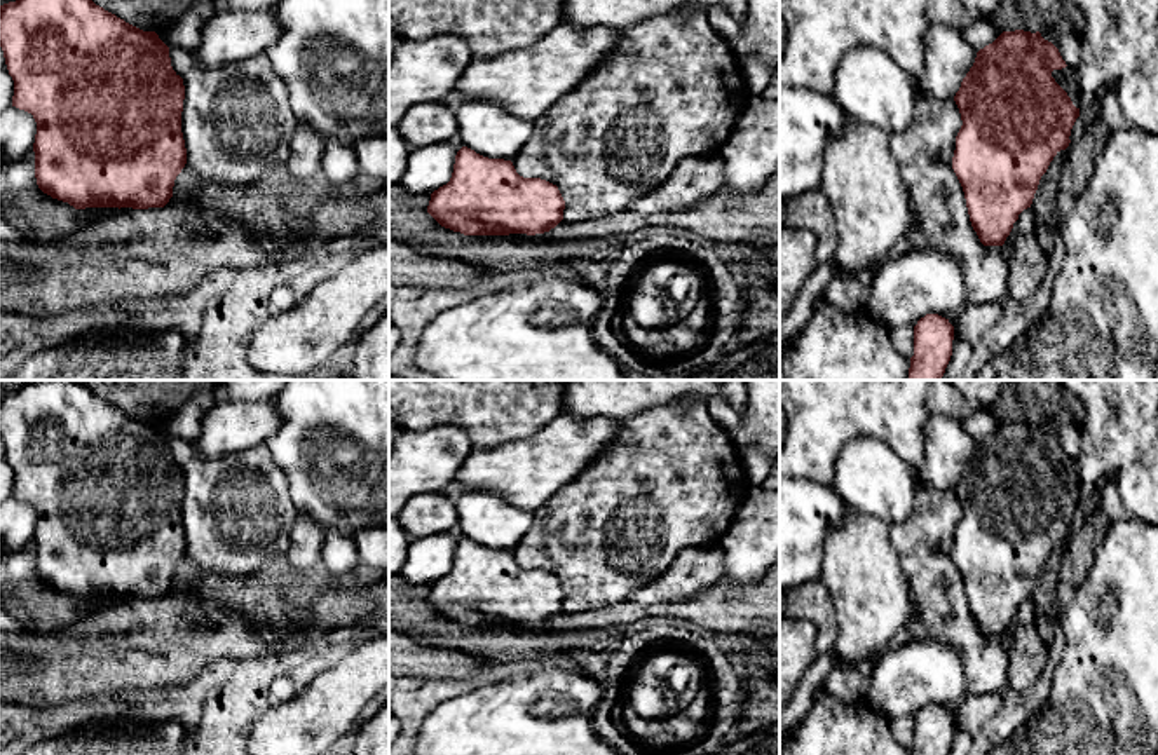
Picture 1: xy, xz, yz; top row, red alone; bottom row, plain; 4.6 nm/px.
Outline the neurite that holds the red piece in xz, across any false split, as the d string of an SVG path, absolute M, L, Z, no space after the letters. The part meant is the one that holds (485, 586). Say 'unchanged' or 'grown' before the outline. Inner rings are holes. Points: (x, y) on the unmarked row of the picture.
unchanged; M462 537L446 575L431 584L427 603L464 626L544 624L563 610L556 575L523 568L511 551L488 549Z

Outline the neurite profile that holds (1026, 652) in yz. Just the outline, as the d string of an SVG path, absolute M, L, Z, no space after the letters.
M1031 598L1018 605L1003 642L1006 649L1006 685L1022 692L1038 682L1048 661L1048 645L1036 629L1036 612Z

